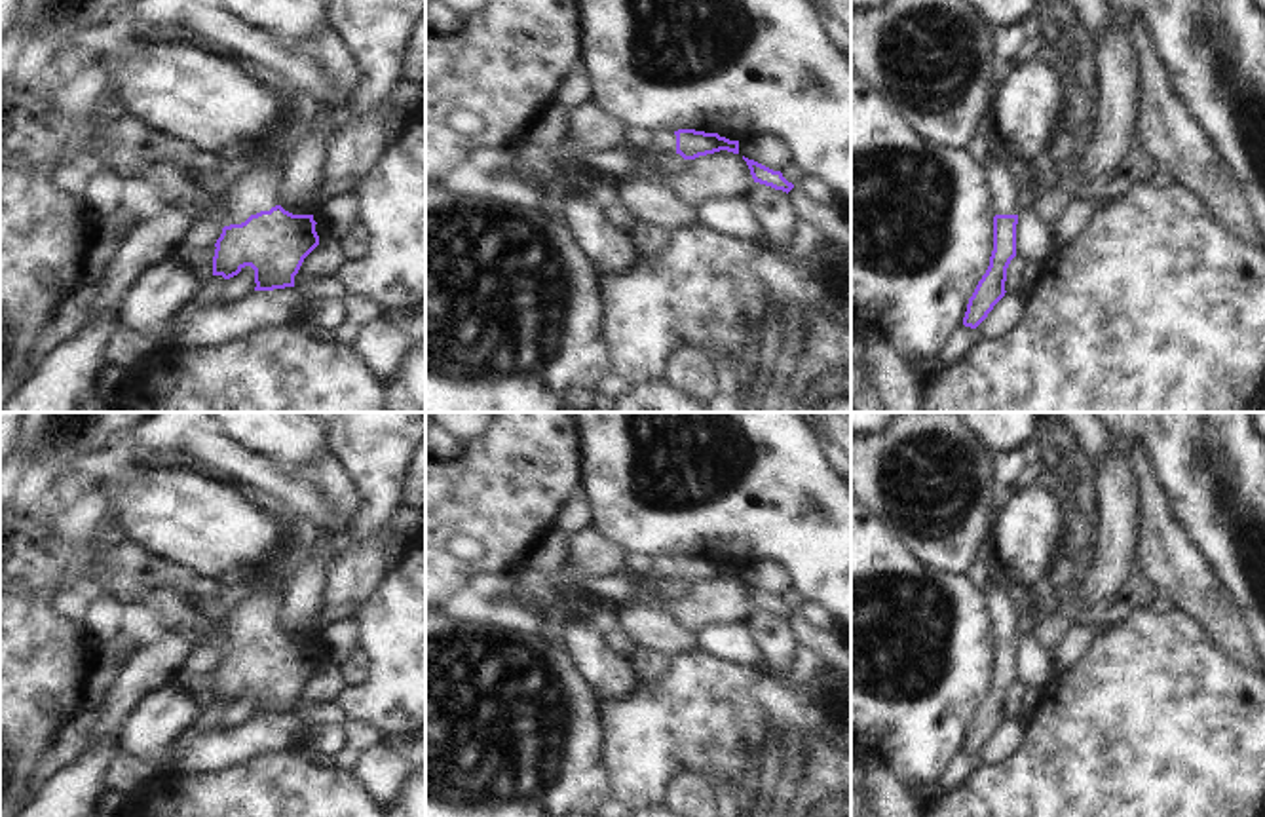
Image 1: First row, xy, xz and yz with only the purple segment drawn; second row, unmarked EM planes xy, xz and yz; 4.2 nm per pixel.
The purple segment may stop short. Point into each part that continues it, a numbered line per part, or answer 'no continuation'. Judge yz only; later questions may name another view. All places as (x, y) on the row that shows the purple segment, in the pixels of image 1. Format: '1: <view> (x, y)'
1: yz (1003, 194)

